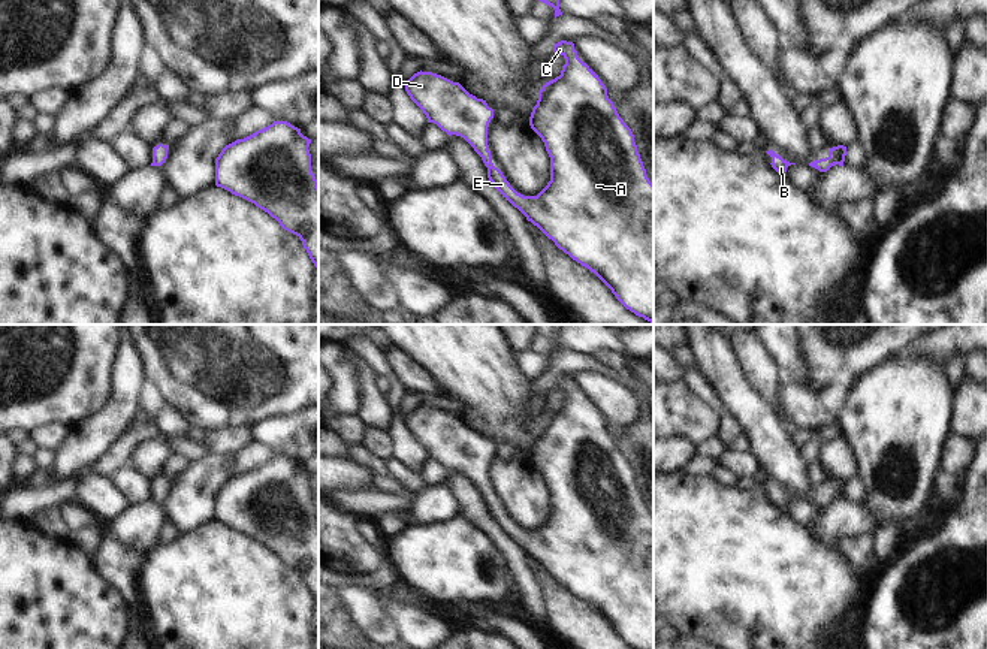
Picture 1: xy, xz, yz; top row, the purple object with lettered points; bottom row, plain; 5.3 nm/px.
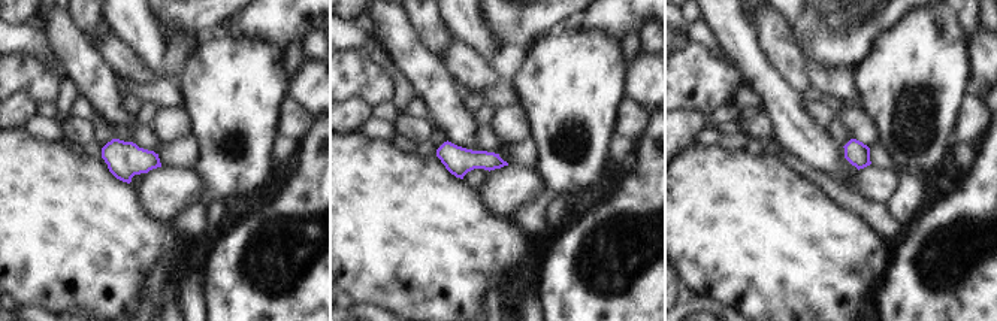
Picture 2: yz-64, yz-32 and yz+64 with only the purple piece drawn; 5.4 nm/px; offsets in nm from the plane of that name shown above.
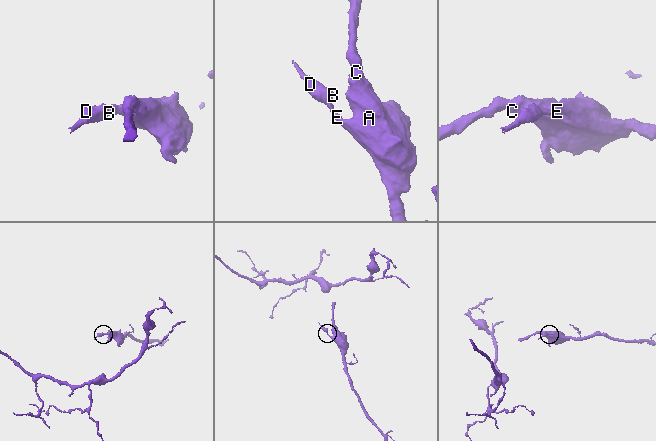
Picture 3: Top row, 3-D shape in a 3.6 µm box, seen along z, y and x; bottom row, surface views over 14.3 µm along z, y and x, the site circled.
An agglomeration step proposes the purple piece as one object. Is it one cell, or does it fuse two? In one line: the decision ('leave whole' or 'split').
leave whole

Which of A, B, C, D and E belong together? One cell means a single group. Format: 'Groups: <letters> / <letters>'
Groups: A B C D E.

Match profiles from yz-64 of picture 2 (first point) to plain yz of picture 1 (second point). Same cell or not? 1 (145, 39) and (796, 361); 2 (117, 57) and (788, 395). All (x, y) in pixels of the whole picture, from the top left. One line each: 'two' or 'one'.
1: one
2: one

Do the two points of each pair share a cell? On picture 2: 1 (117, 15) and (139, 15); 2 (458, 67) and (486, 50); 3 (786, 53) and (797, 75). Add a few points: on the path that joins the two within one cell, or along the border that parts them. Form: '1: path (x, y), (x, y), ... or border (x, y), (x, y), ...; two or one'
1: path (123, 15), (133, 15); one
2: border (464, 42), (491, 63); two
3: path (788, 58), (794, 69); one

